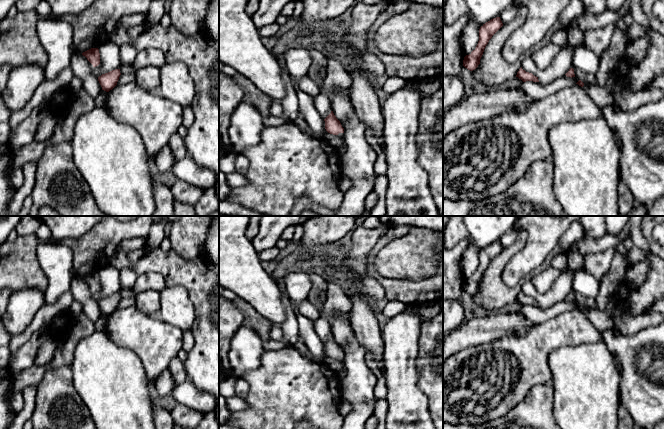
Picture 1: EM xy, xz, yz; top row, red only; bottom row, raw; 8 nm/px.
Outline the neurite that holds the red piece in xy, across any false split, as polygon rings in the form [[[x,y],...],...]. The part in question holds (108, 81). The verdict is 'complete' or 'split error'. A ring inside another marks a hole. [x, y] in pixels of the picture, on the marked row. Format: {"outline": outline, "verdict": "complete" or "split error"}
{"outline": [[[115,69],[99,76],[98,81],[102,87],[102,90],[106,92],[112,90],[117,85],[120,75],[120,69]]], "verdict": "complete"}

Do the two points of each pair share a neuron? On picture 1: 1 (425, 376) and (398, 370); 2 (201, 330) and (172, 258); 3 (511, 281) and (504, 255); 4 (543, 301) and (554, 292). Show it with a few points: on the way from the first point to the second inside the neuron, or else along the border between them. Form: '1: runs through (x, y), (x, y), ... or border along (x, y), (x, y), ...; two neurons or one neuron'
1: border along (418, 350), (416, 358), (417, 386), (427, 396); two neurons
2: runs through (202, 312), (202, 291), (187, 276); one neuron
3: border along (523, 247), (504, 267), (502, 280), (507, 286); two neurons
4: runs through (546, 300), (551, 295); one neuron

